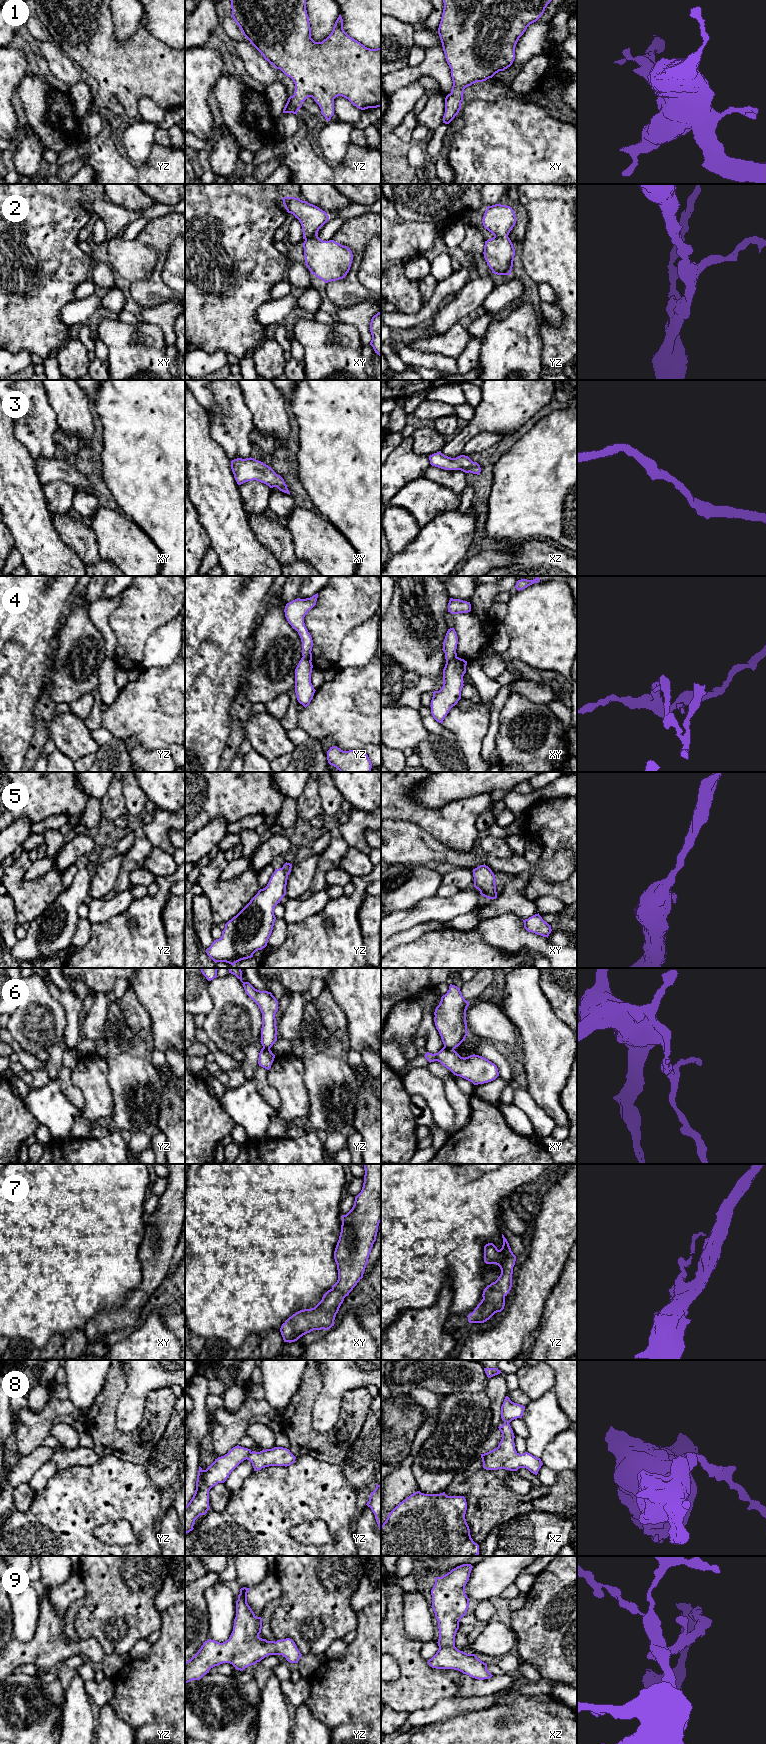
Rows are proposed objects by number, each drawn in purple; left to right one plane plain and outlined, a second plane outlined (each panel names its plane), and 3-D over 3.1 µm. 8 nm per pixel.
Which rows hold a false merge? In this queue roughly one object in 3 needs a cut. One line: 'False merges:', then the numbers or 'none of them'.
False merges: 4, 6, 8

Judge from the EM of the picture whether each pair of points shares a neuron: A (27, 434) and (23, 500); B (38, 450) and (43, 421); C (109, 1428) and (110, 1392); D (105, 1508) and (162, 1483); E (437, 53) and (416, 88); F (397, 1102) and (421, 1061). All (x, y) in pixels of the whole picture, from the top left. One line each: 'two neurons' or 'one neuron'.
A: two neurons
B: one neuron
C: one neuron
D: two neurons
E: two neurons
F: two neurons

